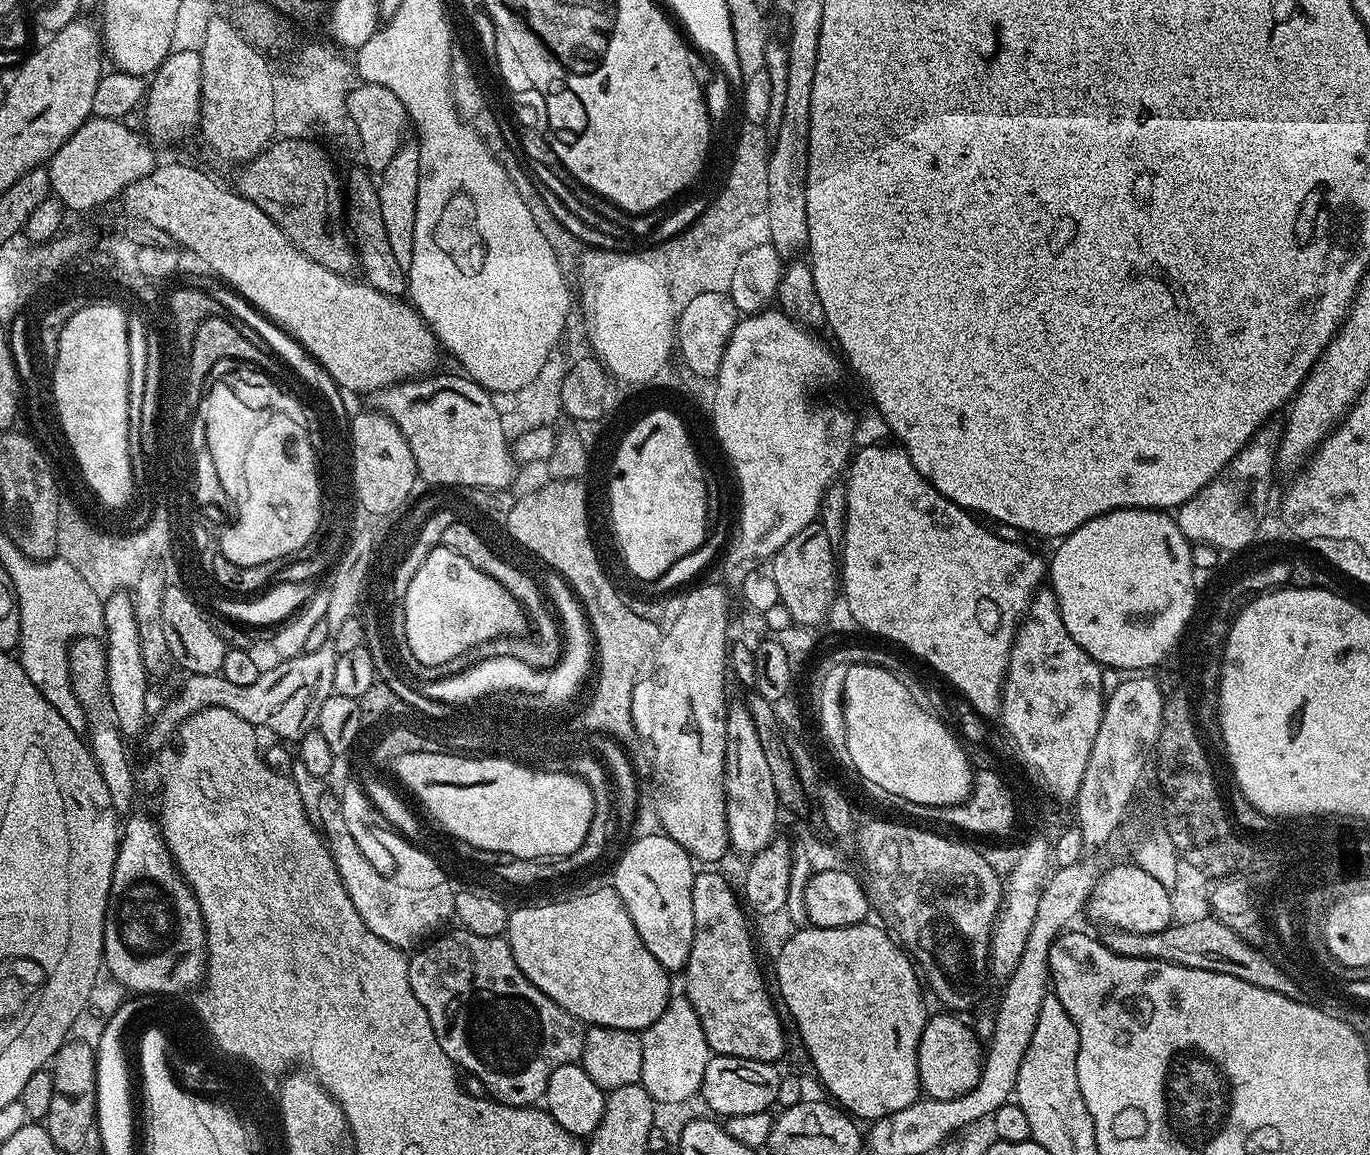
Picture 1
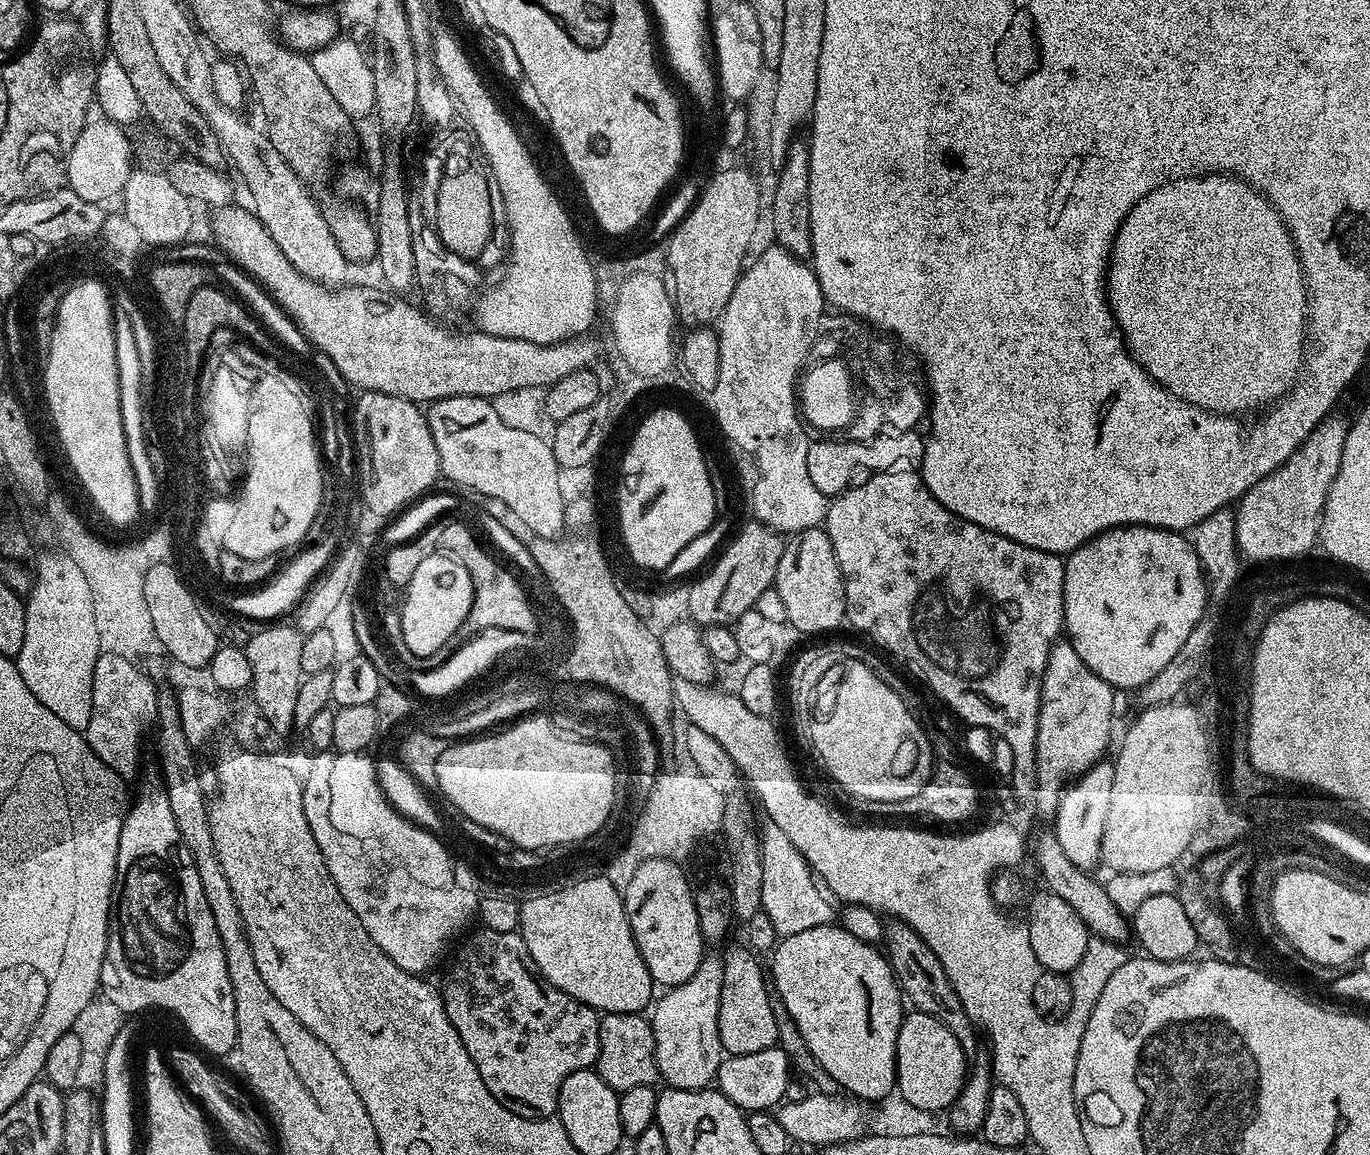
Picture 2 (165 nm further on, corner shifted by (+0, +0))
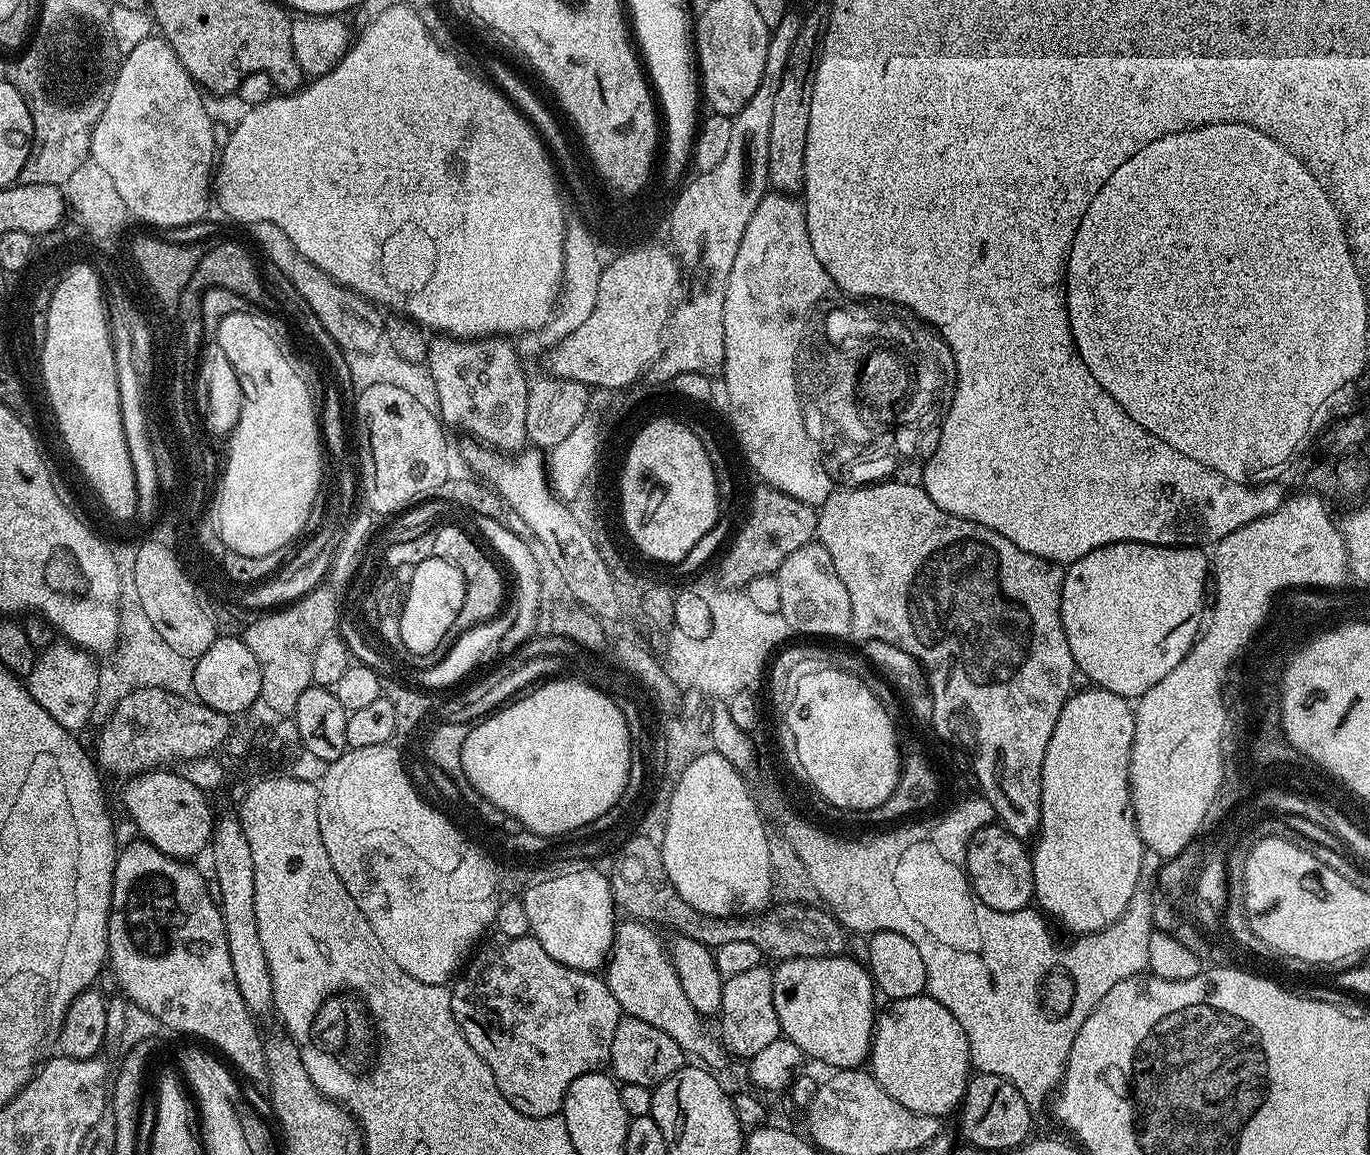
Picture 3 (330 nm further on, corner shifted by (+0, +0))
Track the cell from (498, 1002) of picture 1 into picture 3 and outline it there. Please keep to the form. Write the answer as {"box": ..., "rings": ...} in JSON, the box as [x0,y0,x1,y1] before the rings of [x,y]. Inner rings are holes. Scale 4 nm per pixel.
{"box":[451,934,622,1116],"rings":[[[530,934],[522,938],[505,936],[497,941],[497,944],[486,945],[487,943],[485,943],[467,961],[466,967],[459,973],[455,983],[451,985],[452,1013],[466,1042],[470,1042],[470,1046],[474,1046],[474,1054],[478,1054],[478,1058],[482,1058],[482,1062],[486,1062],[486,1066],[490,1066],[490,1074],[494,1074],[494,1082],[498,1086],[498,1090],[502,1090],[506,1102],[510,1102],[510,1106],[514,1106],[514,1110],[527,1116],[555,1116],[563,1109],[566,1090],[570,1090],[570,1082],[574,1082],[574,1078],[582,1078],[582,1074],[599,1072],[609,1067],[610,1046],[614,1046],[614,1030],[618,1030],[618,1022],[622,1013],[614,994],[610,994],[607,979],[600,977],[599,980],[596,972],[574,970],[562,962],[554,962],[554,958],[550,958],[550,954],[546,954],[546,950],[542,950],[540,943]]]}

